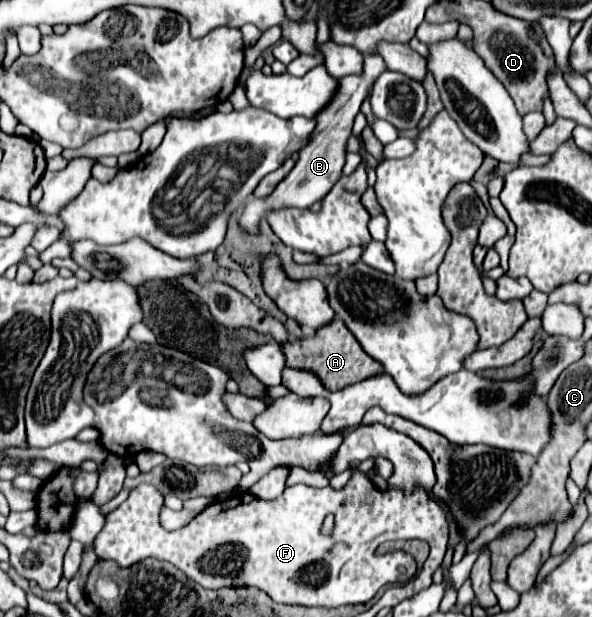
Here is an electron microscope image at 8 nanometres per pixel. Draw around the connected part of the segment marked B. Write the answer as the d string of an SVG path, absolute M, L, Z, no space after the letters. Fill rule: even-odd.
M369 53L365 55L365 71L361 75L347 75L337 79L339 87L335 89L331 101L315 115L315 129L309 137L309 143L299 151L299 159L295 163L295 167L291 169L291 173L275 187L275 191L267 197L253 197L247 201L241 217L239 217L239 225L243 229L245 235L259 235L261 233L261 219L275 209L283 209L283 207L299 207L299 209L309 209L315 201L319 201L321 197L325 197L331 187L341 179L343 175L343 165L345 165L345 155L347 155L347 141L353 133L353 121L355 115L359 113L359 107L363 103L363 99L367 97L367 91L371 89L375 77L379 77L379 73L383 73L387 67L383 65L383 59L377 53Z

